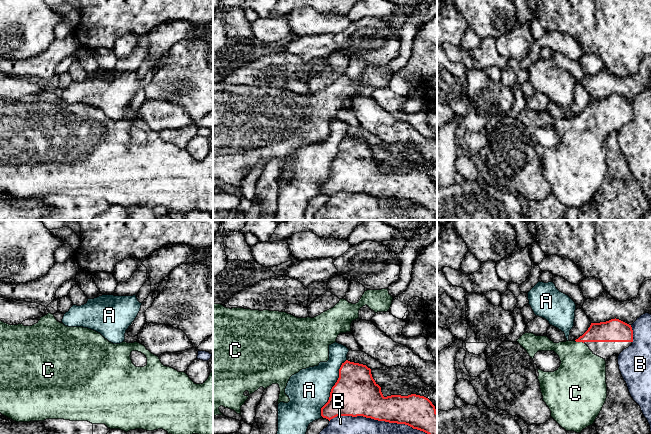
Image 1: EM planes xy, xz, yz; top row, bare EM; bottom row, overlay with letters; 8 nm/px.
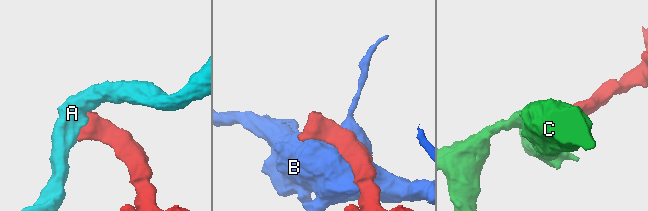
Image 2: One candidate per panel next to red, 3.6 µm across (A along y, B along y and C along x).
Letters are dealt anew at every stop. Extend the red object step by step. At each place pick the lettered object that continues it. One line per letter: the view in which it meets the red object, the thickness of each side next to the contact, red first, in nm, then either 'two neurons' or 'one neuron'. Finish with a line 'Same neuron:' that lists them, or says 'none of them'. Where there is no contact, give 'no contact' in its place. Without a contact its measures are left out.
A: xz | 360/340 nm | two neurons
B: xz | 320/140 nm | two neurons
C: yz | 170/360 nm | one neuron
Same neuron: C

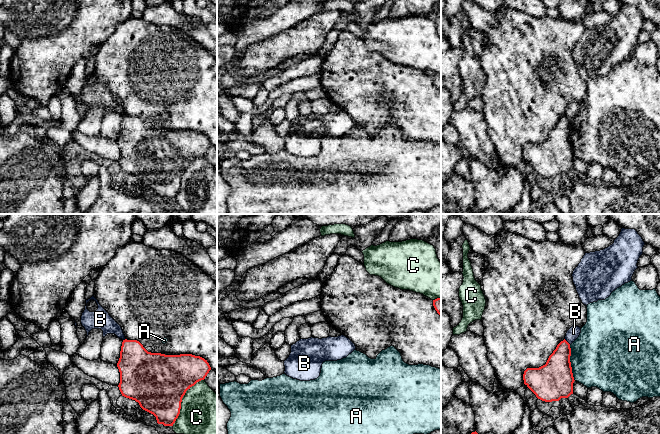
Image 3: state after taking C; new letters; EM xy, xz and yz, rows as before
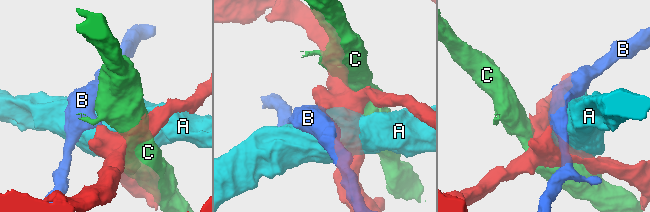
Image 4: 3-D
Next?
A: yz | 300/480 nm | two neurons
B: yz | 220/100 nm | two neurons
C: xy | 460/360 nm | two neurons
Same neuron: none of them

